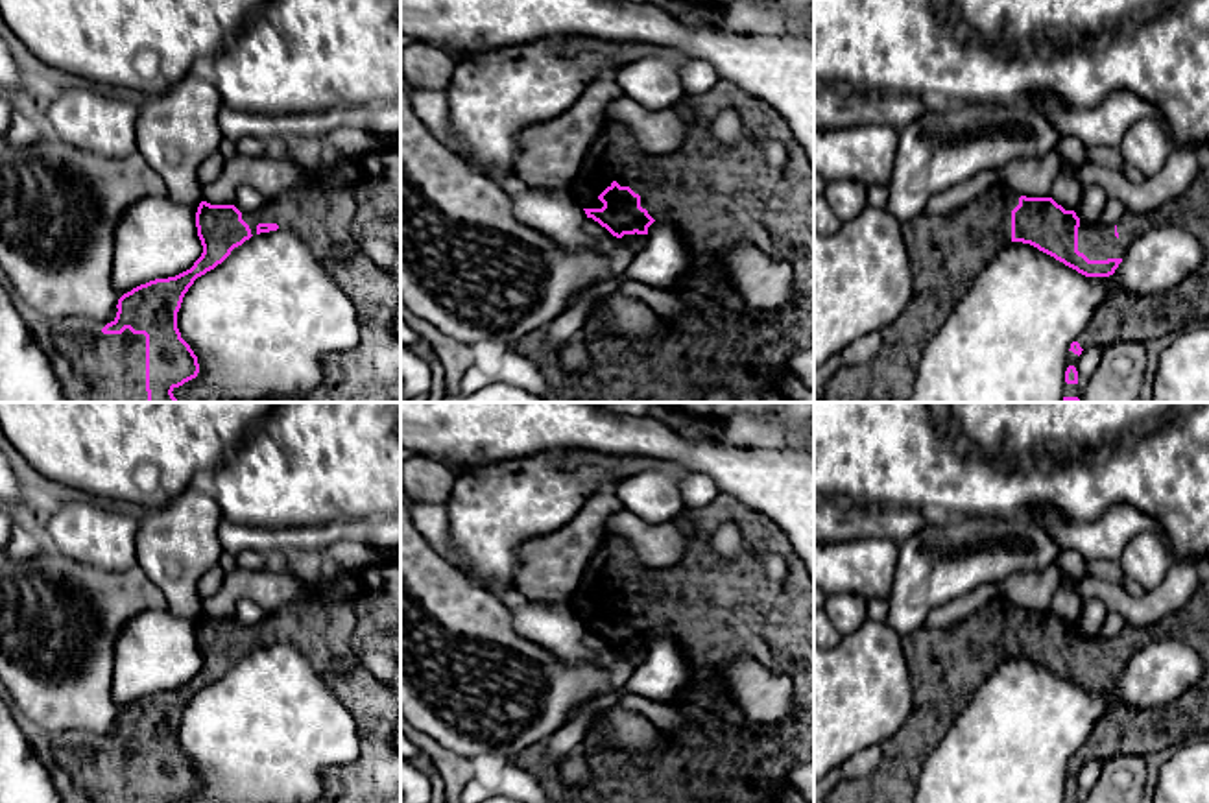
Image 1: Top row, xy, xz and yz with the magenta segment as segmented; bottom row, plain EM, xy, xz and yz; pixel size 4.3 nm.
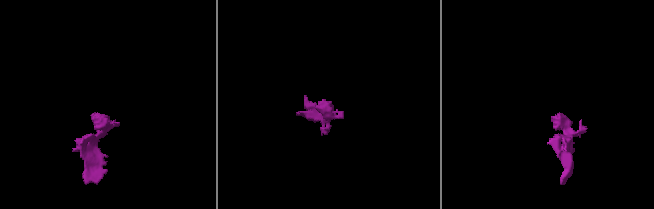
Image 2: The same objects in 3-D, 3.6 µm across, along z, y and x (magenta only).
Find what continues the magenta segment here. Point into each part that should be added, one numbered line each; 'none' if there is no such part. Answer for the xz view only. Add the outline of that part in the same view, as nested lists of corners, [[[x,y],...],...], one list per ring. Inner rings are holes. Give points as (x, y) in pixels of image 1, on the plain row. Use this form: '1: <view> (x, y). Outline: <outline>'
1: xz (717, 610). Outline: [[[725,493],[703,508],[685,508],[674,524],[685,535],[681,561],[648,569],[637,561],[628,541],[607,533],[591,556],[569,605],[583,622],[602,622],[598,609],[616,594],[640,609],[640,620],[655,635],[674,637],[688,679],[670,703],[687,718],[687,727],[663,735],[663,749],[652,755],[616,749],[585,753],[585,785],[569,785],[561,777],[561,759],[550,759],[545,742],[526,748],[509,762],[541,779],[546,803],[777,803],[788,773],[814,762],[814,583],[803,559],[768,515]],[[724,522],[735,522],[744,539],[744,550],[735,559],[724,559],[711,548],[712,535]],[[764,552],[784,559],[783,583],[772,585],[766,580]],[[735,659],[753,659],[766,668],[794,674],[796,713],[786,722],[759,724],[744,716],[722,676],[722,666]]]

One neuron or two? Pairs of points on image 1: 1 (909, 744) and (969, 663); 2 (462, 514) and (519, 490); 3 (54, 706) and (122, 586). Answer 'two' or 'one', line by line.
1: one
2: one
3: one

